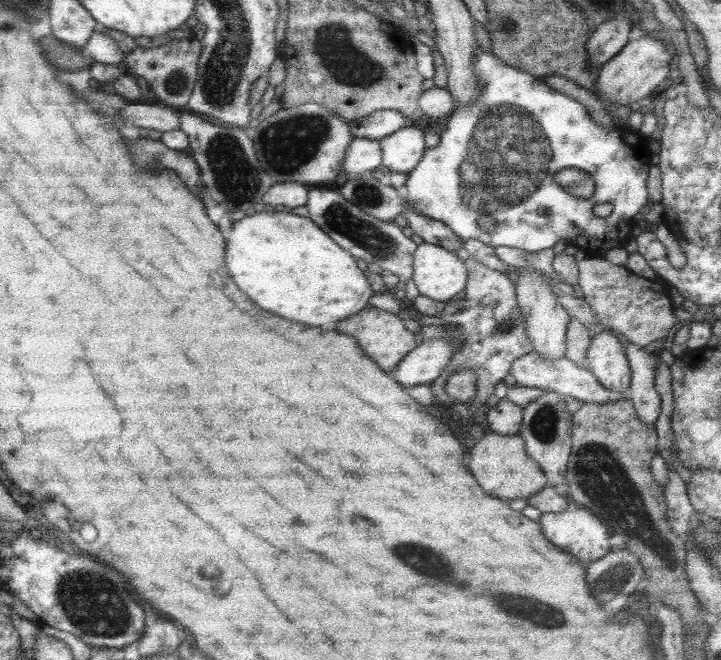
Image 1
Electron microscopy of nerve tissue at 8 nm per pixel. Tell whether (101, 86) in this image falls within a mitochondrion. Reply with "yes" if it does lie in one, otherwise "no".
no

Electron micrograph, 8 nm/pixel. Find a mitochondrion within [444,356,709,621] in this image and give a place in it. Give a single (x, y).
(600, 478)

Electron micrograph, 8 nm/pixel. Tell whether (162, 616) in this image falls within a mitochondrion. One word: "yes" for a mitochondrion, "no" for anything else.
no

